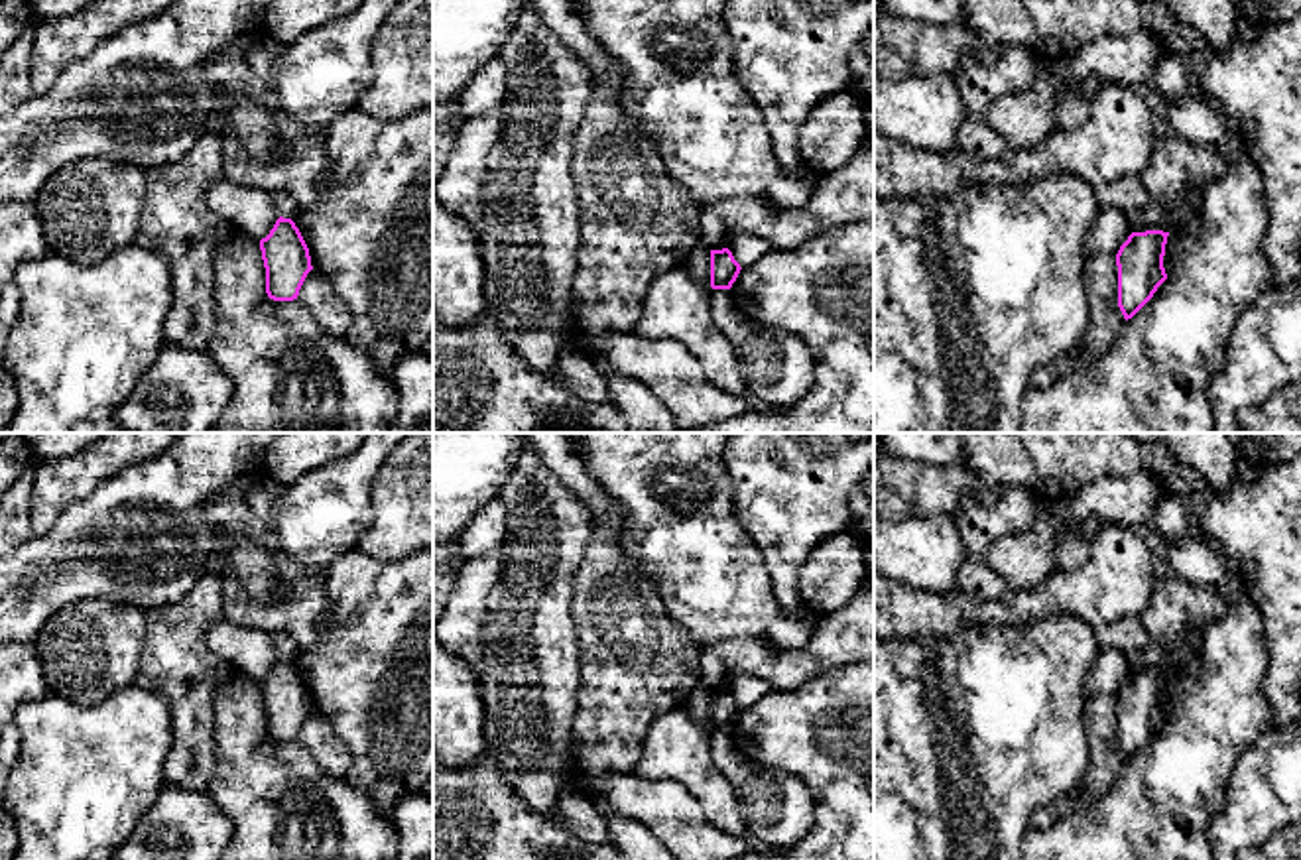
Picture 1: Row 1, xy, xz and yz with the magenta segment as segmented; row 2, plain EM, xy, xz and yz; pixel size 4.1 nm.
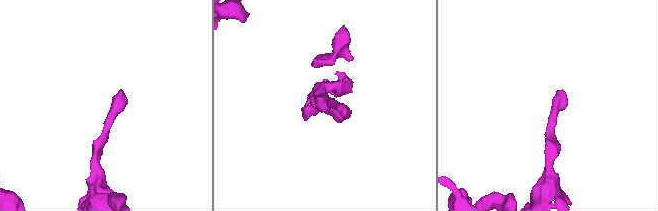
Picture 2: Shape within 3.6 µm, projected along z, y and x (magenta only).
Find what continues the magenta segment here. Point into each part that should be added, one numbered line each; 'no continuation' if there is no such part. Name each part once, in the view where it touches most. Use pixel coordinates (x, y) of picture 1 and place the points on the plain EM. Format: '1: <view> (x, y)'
no continuation

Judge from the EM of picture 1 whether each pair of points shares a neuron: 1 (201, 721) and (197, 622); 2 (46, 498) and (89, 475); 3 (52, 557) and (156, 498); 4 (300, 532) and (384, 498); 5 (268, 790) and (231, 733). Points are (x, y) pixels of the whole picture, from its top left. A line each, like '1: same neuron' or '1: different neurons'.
1: same neuron
2: same neuron
3: same neuron
4: different neurons
5: same neuron

